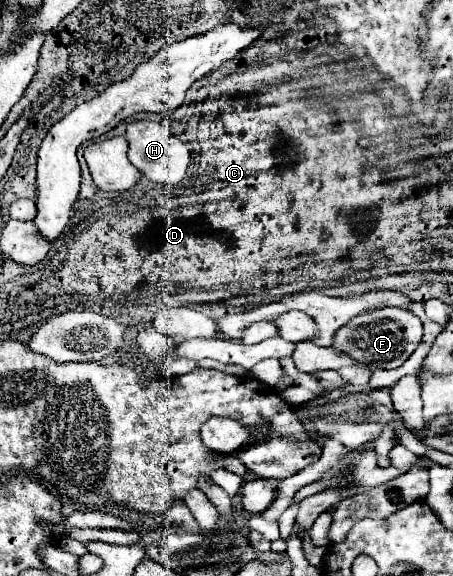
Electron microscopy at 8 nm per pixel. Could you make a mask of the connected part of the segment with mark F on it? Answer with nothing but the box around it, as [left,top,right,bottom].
[331,307,423,369]

